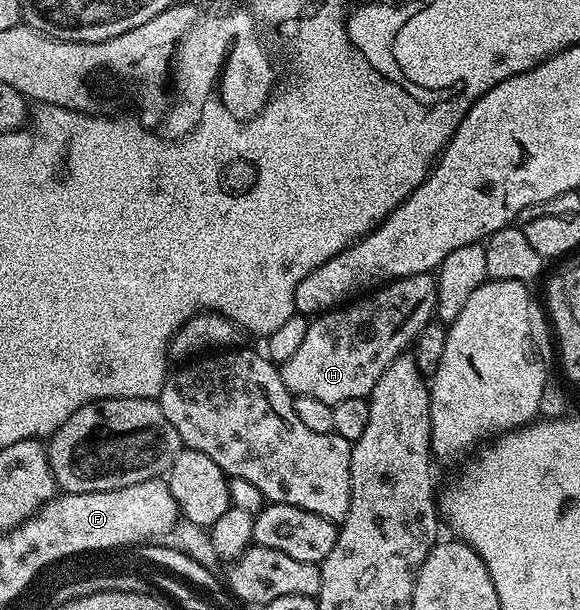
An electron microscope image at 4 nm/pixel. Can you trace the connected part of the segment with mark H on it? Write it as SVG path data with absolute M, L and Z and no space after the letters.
M433 273L417 274L397 278L349 304L326 311L309 323L300 348L286 362L281 363L282 383L295 396L313 396L315 400L324 400L324 404L332 407L344 400L369 399L372 388L376 388L376 380L384 376L384 368L407 353L418 333L435 317L434 305L437 299L437 277Z

